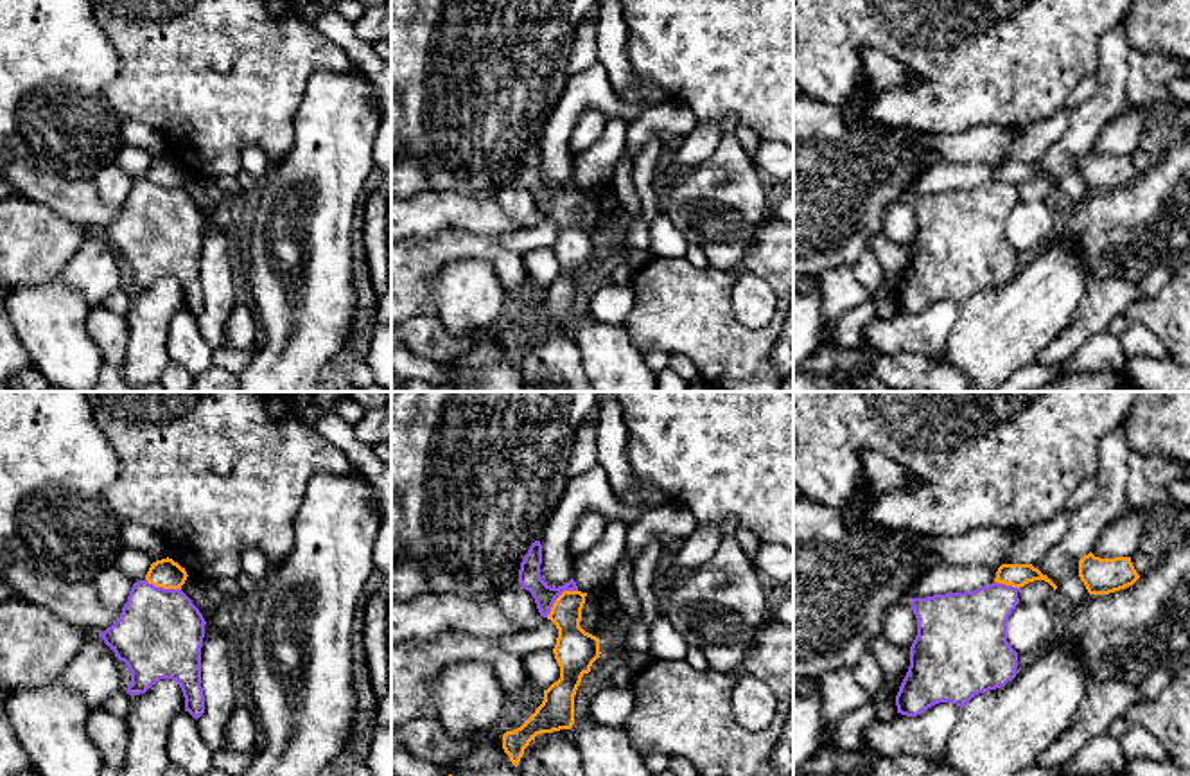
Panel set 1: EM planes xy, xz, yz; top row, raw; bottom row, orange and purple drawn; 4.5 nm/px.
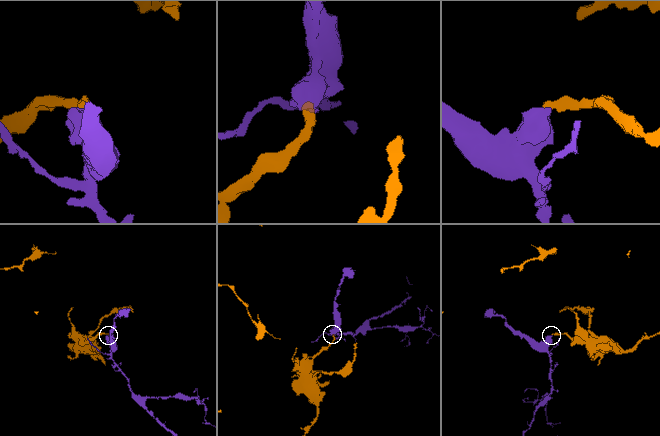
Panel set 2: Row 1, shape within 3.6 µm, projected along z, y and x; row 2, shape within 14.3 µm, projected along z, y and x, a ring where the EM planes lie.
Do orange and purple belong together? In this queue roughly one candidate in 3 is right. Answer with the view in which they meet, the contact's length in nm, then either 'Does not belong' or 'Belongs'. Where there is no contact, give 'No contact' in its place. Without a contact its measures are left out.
Touches orange in xz. Shared border 190 nm. Does not belong

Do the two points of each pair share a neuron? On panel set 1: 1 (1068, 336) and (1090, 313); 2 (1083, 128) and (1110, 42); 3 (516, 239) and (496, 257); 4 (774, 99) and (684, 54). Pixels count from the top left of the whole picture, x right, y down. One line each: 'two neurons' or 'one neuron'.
1: one neuron
2: one neuron
3: two neurons
4: one neuron

